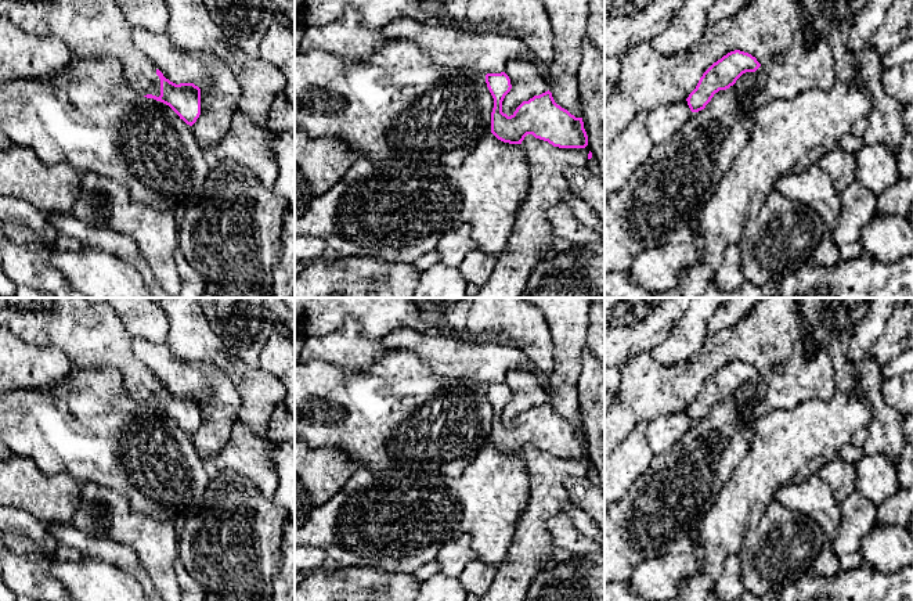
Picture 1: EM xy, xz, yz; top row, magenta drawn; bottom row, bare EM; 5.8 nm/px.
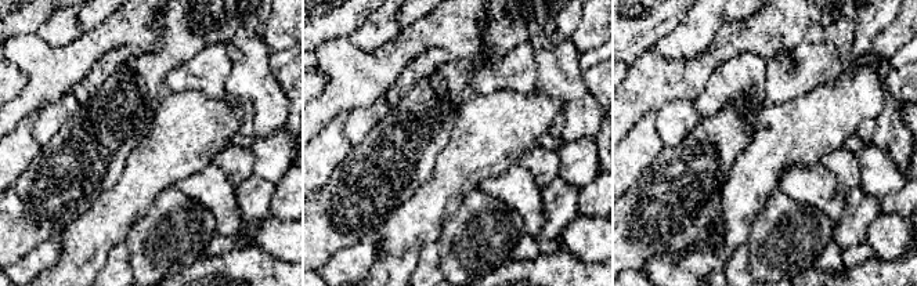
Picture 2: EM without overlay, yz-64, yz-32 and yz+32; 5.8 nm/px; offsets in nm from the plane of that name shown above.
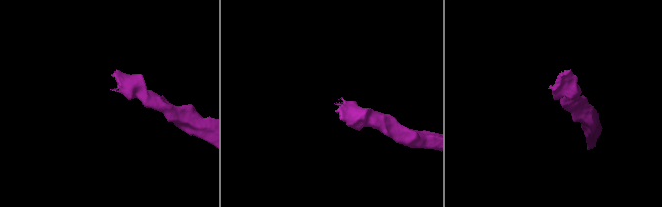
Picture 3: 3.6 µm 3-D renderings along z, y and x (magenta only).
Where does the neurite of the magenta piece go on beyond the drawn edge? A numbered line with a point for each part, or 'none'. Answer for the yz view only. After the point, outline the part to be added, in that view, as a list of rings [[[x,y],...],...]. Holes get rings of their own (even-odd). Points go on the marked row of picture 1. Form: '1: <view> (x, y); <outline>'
none

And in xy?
1: xy (98, 28); [[[0,0],[0,15],[29,33],[59,37],[75,55],[115,57],[123,64],[124,76],[136,94],[160,96],[156,66],[136,47],[131,37],[134,28],[113,0]]]

